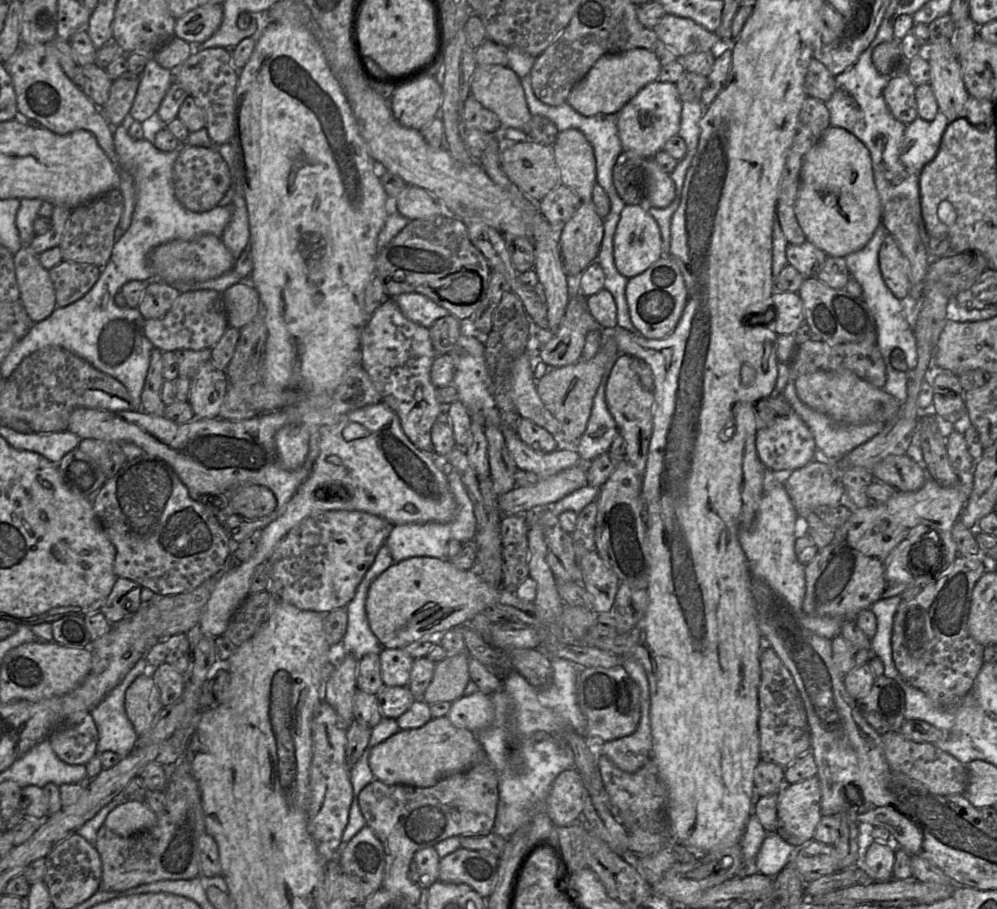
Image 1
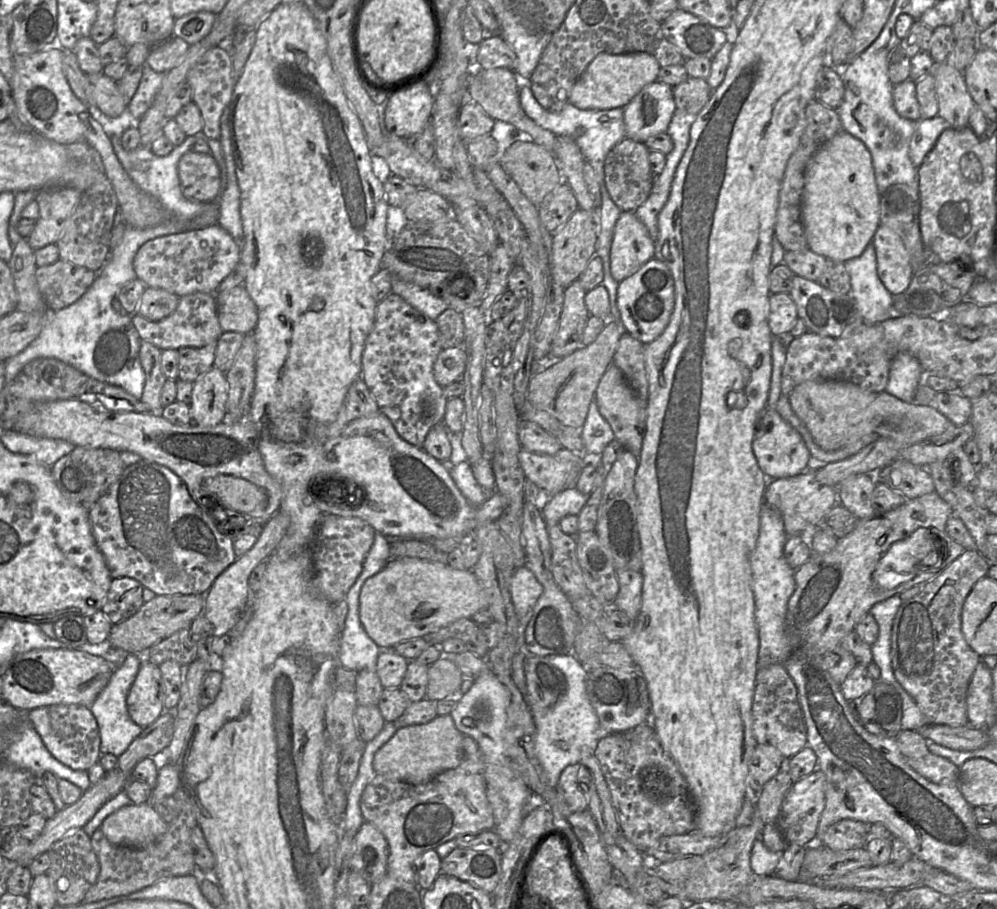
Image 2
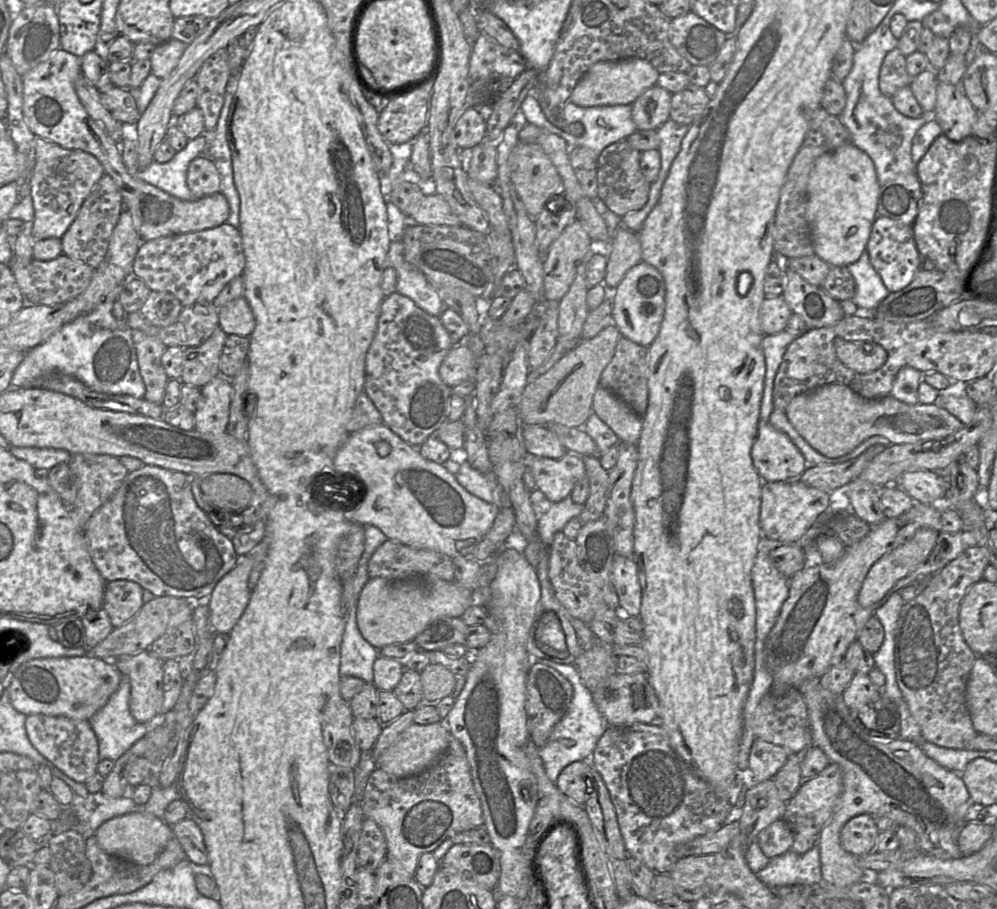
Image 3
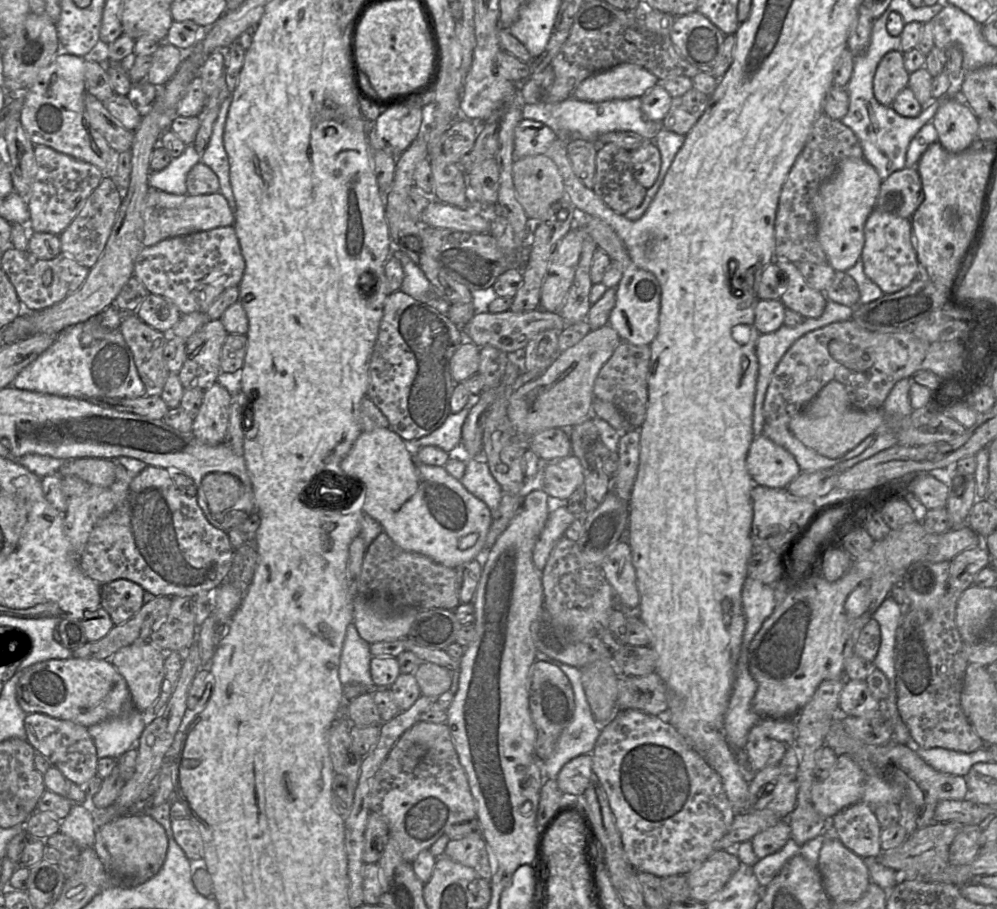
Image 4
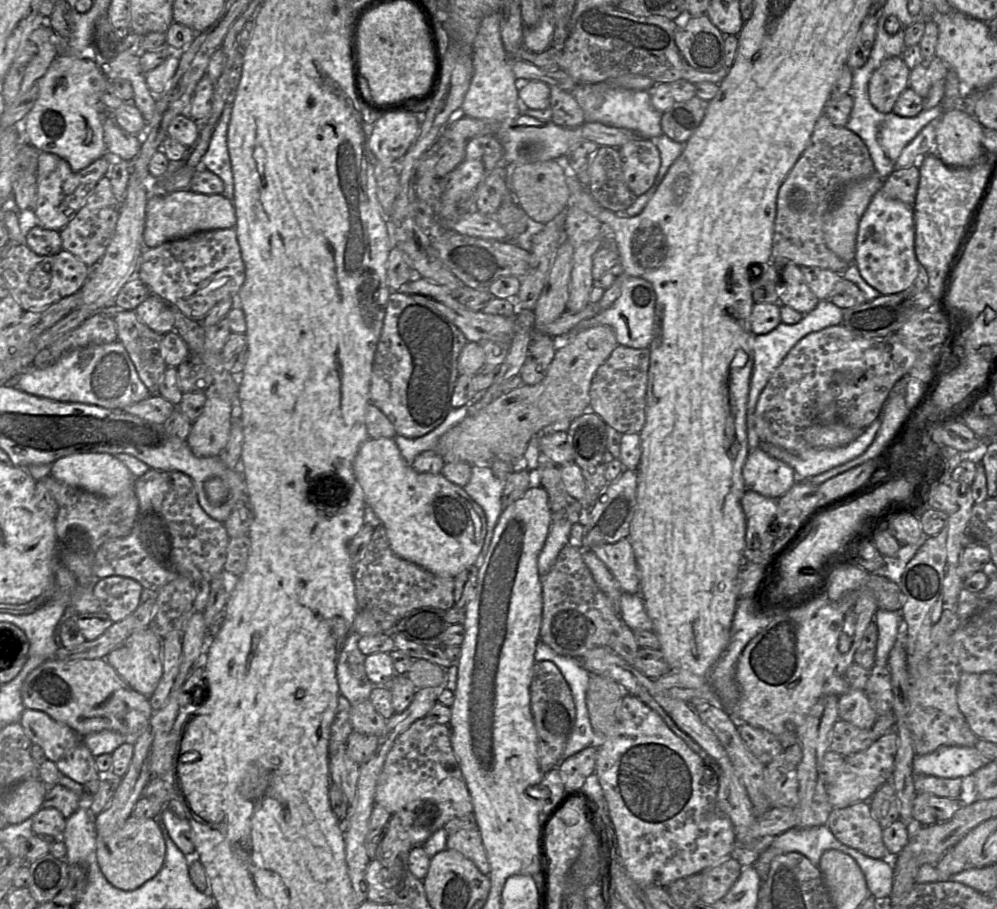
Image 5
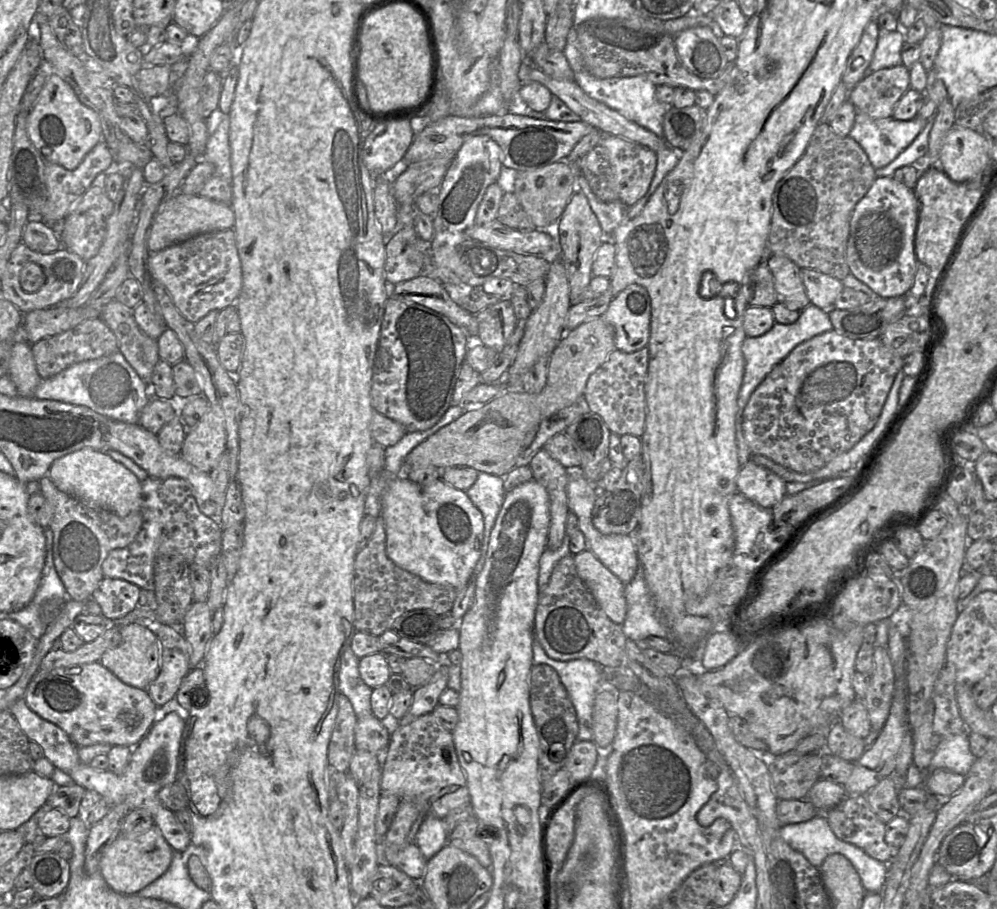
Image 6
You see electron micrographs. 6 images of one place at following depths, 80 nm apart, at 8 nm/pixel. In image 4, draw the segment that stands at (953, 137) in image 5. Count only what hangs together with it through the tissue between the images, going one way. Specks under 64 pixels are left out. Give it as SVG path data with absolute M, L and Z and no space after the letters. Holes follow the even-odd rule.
M952 97L938 99L941 104L932 119L941 145L952 153L971 147L977 139L978 117L965 102Z

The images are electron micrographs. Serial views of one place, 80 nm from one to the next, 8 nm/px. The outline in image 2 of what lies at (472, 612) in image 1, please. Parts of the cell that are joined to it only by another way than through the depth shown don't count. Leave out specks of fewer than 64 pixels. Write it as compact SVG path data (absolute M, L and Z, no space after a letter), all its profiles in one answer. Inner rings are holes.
M418 558L388 561L385 567L368 578L359 595L359 619L367 635L381 650L393 649L403 641L423 638L459 619L470 619L477 611L487 609L488 596L472 570L456 570L447 563Z

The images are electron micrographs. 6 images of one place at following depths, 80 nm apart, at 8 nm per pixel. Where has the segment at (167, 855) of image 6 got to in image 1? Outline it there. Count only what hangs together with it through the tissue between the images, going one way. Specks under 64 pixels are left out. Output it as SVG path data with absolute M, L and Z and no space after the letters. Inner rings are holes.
M126 801L113 809L104 826L117 835L128 837L154 826L157 814L141 801Z

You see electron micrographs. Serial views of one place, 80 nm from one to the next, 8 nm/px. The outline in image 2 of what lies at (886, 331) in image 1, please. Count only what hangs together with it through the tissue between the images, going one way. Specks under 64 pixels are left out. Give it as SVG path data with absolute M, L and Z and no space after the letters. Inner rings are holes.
M872 241L860 256L845 261L844 265L851 278L850 295L864 323L872 325L895 318L894 296L877 274L876 252ZM900 352L891 363L885 391L904 402L914 402L922 372L917 358Z

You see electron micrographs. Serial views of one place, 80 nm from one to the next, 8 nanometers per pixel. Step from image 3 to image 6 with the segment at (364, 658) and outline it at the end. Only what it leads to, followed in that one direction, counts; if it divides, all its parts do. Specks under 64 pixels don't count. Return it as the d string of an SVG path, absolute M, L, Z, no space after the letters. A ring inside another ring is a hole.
M350 646L344 651L339 669L339 691L350 701L358 719L371 715L370 688L359 673L359 658L353 653Z

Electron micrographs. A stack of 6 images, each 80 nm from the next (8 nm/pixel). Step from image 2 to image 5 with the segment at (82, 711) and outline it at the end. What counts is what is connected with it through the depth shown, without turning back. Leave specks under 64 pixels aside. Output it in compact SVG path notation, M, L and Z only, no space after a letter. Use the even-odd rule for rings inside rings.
M28 708L24 709L19 723L31 742L44 750L47 759L52 761L63 775L81 785L100 779L95 757L86 746L83 737L70 726L52 719L44 712Z

